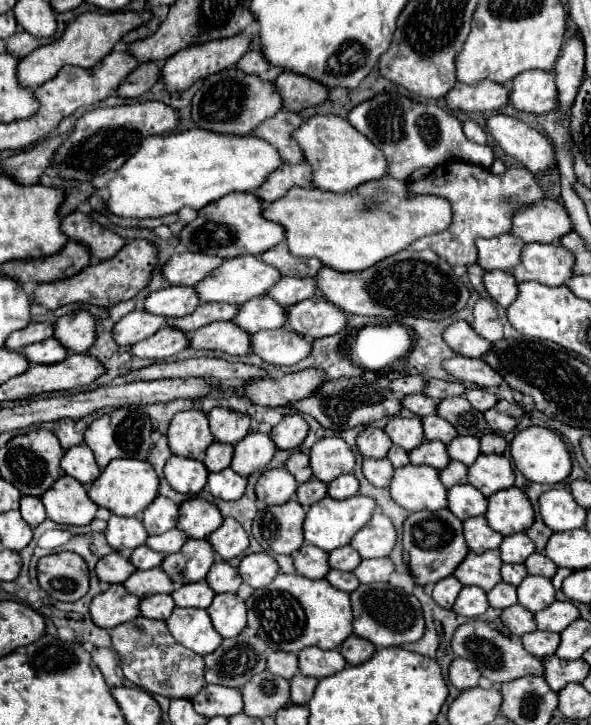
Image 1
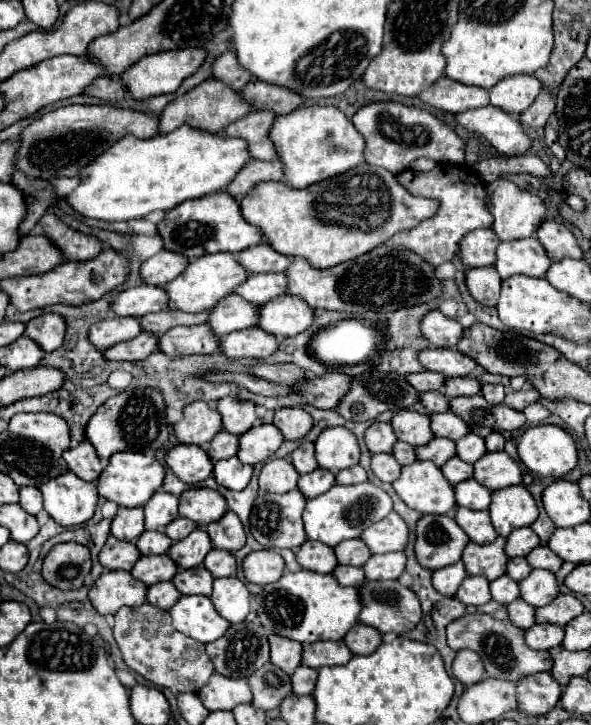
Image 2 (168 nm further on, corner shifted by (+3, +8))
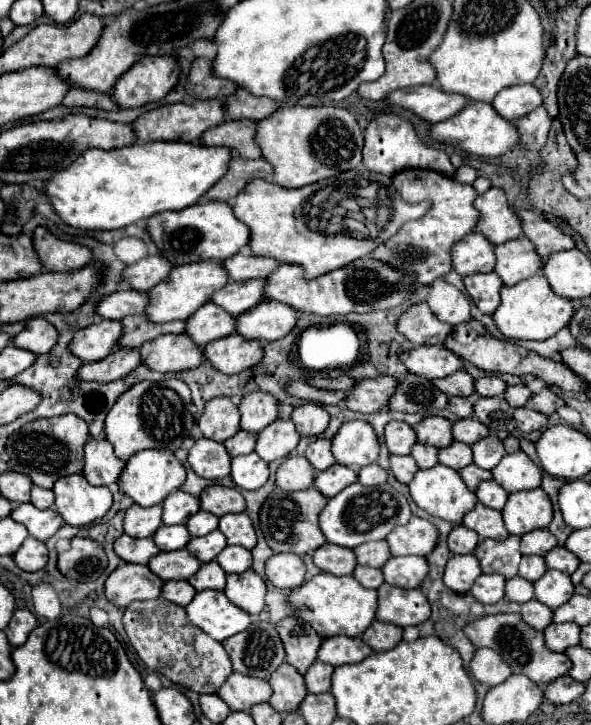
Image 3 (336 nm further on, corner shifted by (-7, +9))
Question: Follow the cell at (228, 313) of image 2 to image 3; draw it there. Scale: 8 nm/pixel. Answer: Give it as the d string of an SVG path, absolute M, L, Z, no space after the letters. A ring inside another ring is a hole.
M204 303L186 319L184 333L198 347L204 347L204 343L228 337L232 333L232 315L226 315L226 311L220 311L220 307L212 307L212 303Z

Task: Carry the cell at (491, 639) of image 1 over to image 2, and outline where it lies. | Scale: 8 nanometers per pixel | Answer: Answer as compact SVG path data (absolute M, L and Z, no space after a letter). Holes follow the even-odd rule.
M474 612L450 622L446 628L446 634L448 634L448 646L452 650L462 650L462 648L474 650L484 662L486 674L498 680L516 682L522 676L528 676L534 672L548 672L552 668L550 654L546 650L538 652L528 648L524 642L524 630L516 628L510 620L496 620L490 614Z

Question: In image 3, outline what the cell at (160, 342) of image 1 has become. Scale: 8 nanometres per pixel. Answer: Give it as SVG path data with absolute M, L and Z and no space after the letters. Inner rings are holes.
M112 351L106 359L96 363L84 363L78 369L78 377L82 381L94 381L94 383L110 383L116 379L126 377L132 373L140 361L136 359L136 351Z

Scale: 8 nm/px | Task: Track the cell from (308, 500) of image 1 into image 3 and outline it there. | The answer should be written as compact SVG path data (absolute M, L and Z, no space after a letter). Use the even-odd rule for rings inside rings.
M332 465L324 471L320 471L316 475L316 481L314 481L314 487L324 495L324 497L334 497L336 493L340 493L344 487L352 485L358 481L358 473L352 471L350 467L344 467L344 465Z

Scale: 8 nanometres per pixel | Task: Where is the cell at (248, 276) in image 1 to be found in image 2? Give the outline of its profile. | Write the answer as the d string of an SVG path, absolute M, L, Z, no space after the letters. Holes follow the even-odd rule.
M230 252L200 256L198 260L188 264L188 268L186 268L186 272L182 272L182 276L178 276L170 284L166 284L170 308L178 308L178 310L186 310L186 312L202 312L206 308L214 308L214 304L218 304L218 300L234 294L238 284L242 284L248 276L250 276L250 272Z

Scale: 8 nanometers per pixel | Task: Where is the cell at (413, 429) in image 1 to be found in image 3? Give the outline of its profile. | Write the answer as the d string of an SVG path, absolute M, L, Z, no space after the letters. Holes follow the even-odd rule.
M438 415L422 419L418 425L414 425L414 431L418 435L418 443L428 443L438 449L444 449L454 441L452 423Z

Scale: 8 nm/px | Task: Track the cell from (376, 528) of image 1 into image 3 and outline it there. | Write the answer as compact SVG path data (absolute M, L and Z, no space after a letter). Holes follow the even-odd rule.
M412 517L404 527L396 527L388 535L392 555L422 555L426 557L438 543L438 529L420 517Z

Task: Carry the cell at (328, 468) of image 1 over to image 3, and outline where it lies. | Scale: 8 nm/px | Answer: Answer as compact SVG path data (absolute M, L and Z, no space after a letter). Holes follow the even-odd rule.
M348 421L332 439L332 453L340 465L366 467L378 459L378 437L370 423Z

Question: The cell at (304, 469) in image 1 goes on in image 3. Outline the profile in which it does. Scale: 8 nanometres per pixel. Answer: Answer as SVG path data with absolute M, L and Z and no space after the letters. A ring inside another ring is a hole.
M322 437L316 439L316 441L312 441L308 445L306 459L312 463L312 467L316 471L324 471L324 469L328 469L330 465L336 463L336 459L334 459L334 455L330 451L330 441L328 439L322 439Z

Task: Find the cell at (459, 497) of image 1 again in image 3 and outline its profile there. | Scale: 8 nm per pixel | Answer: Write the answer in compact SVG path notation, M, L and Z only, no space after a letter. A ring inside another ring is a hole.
M484 481L476 489L476 497L478 497L480 503L484 503L484 505L500 511L504 507L506 499L508 499L508 493L496 481Z

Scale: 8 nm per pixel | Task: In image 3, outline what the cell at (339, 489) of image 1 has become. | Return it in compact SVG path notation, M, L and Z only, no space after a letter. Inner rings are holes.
M376 463L366 465L358 473L358 481L364 483L364 485L382 485L382 483L386 483L386 479L388 479L388 473L380 465L376 465Z

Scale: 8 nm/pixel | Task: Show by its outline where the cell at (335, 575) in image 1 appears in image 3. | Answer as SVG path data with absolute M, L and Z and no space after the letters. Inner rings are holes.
M358 565L354 569L354 577L368 589L378 589L382 583L384 583L384 575L380 569L374 569L374 567L362 567Z

